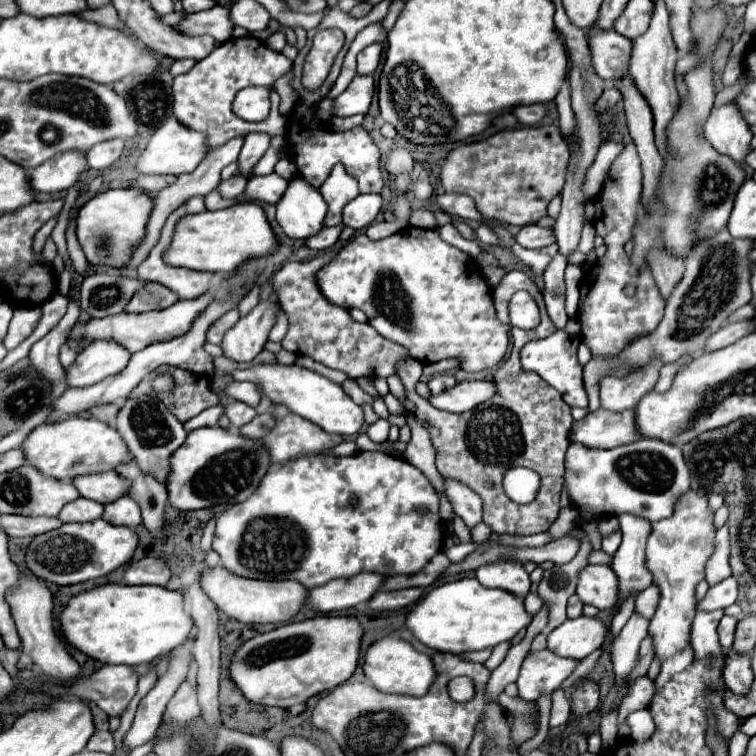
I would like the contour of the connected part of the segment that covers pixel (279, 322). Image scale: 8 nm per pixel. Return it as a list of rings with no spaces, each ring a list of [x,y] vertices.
[[[278,309],[276,313],[276,323],[270,331],[270,341],[282,341],[282,337],[286,335],[288,331],[288,319],[286,319],[286,313],[282,309]]]

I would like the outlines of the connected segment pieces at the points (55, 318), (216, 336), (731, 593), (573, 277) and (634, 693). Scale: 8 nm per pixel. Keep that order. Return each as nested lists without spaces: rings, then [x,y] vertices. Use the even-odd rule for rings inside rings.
[[[54,293],[52,299],[48,299],[46,303],[42,303],[42,317],[40,317],[38,325],[34,327],[32,335],[20,343],[20,347],[22,347],[22,359],[30,353],[30,347],[32,347],[38,339],[42,339],[52,327],[56,327],[56,323],[64,317],[66,309],[68,309],[68,297],[58,295],[58,293]]]
[[[230,309],[228,313],[224,313],[220,319],[216,319],[216,321],[210,325],[210,329],[208,329],[208,333],[206,333],[206,341],[208,341],[208,343],[214,343],[214,345],[220,345],[224,333],[226,333],[238,319],[240,319],[238,309]]]
[[[734,575],[726,577],[718,585],[712,585],[704,597],[702,603],[698,603],[698,609],[702,611],[714,611],[714,609],[726,609],[730,607],[738,597],[738,581]]]
[[[568,263],[566,271],[564,271],[564,283],[566,283],[566,313],[568,317],[576,317],[578,313],[578,285],[582,279],[582,269],[576,263]]]
[[[644,675],[640,679],[634,679],[628,693],[624,695],[622,699],[622,705],[620,705],[620,715],[618,715],[618,721],[620,721],[620,731],[618,731],[618,737],[630,737],[630,729],[628,725],[624,723],[626,715],[630,711],[638,711],[638,709],[646,709],[646,705],[650,703],[650,699],[654,697],[656,693],[656,687],[654,687],[654,681]]]

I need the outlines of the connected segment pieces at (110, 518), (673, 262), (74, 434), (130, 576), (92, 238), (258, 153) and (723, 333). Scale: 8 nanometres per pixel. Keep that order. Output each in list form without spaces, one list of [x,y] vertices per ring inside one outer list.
[[[122,497],[122,499],[106,505],[102,517],[112,525],[126,525],[132,529],[142,523],[140,507],[136,501],[132,501],[132,497]]]
[[[652,249],[650,251],[650,269],[652,269],[652,277],[656,281],[656,287],[662,295],[662,299],[668,301],[674,287],[680,283],[682,275],[684,275],[682,259],[676,259],[674,255],[668,255],[662,249]]]
[[[70,417],[58,423],[38,425],[22,445],[30,465],[46,473],[48,477],[70,481],[78,475],[90,475],[100,471],[114,471],[122,463],[130,463],[132,455],[118,435],[118,431],[94,417]]]
[[[144,557],[136,563],[130,563],[130,567],[124,573],[124,583],[126,585],[166,585],[170,575],[172,573],[162,559]]]
[[[136,187],[130,189],[108,189],[94,195],[82,205],[78,213],[78,241],[90,265],[108,265],[124,269],[130,261],[134,247],[146,237],[146,225],[154,209],[154,199]]]
[[[250,133],[250,135],[246,135],[246,143],[244,143],[244,147],[240,151],[240,157],[238,157],[238,171],[244,177],[250,177],[254,165],[266,153],[268,145],[270,145],[270,135],[266,135],[266,133]]]
[[[740,321],[740,323],[732,323],[732,325],[726,325],[722,329],[718,329],[716,333],[712,333],[708,339],[706,339],[706,345],[704,345],[704,351],[718,351],[718,349],[724,349],[726,345],[738,341],[740,337],[748,335],[754,331],[754,325],[752,321]]]

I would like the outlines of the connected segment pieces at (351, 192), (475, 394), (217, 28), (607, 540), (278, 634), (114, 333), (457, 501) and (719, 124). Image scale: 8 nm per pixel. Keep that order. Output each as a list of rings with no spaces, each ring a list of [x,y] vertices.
[[[336,165],[330,177],[322,183],[320,193],[322,197],[326,197],[326,203],[328,203],[324,225],[334,227],[334,225],[340,225],[342,221],[342,207],[358,195],[358,183],[342,169],[342,165]]]
[[[462,381],[442,391],[440,395],[430,395],[428,403],[434,405],[436,409],[444,409],[450,413],[462,413],[490,399],[492,393],[494,393],[492,381]]]
[[[216,5],[208,11],[188,13],[180,23],[172,25],[172,29],[186,35],[212,35],[218,43],[224,43],[232,37],[232,29],[234,29],[228,15],[230,15],[228,7]]]
[[[612,533],[612,535],[604,537],[604,539],[602,539],[602,551],[604,551],[604,553],[608,553],[608,555],[614,555],[614,553],[618,551],[620,539],[622,539],[622,535],[620,535],[620,533]]]
[[[320,615],[288,623],[246,641],[232,657],[232,679],[246,699],[288,709],[348,681],[360,661],[364,627],[358,617]]]
[[[206,291],[204,295],[196,297],[196,299],[186,299],[186,301],[178,301],[174,303],[172,307],[168,309],[162,309],[162,311],[150,311],[150,313],[138,313],[138,315],[132,315],[132,313],[120,313],[120,315],[114,315],[114,317],[104,317],[104,319],[90,319],[88,323],[80,325],[76,323],[72,329],[70,329],[70,335],[72,339],[88,339],[88,341],[94,341],[94,337],[114,337],[114,341],[126,345],[126,349],[130,349],[132,353],[152,345],[152,343],[158,343],[158,341],[170,341],[174,337],[180,337],[182,333],[186,333],[194,319],[214,301],[214,295],[210,291]]]
[[[444,477],[444,493],[454,513],[458,513],[468,527],[474,527],[476,523],[482,521],[482,499],[476,491],[472,491],[470,487],[456,479]]]
[[[734,101],[710,111],[710,117],[704,125],[704,135],[714,149],[732,157],[736,163],[742,163],[742,157],[750,153],[752,131]]]

